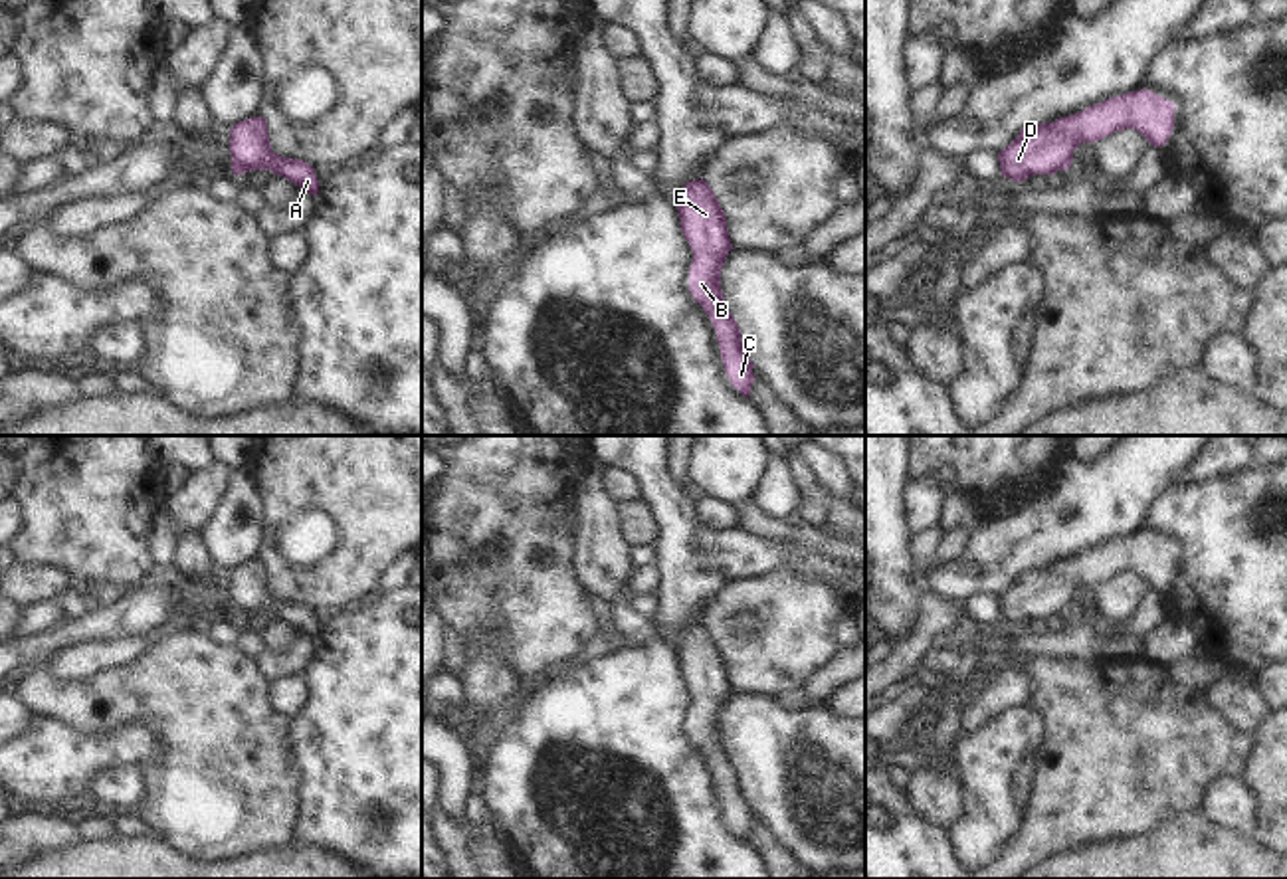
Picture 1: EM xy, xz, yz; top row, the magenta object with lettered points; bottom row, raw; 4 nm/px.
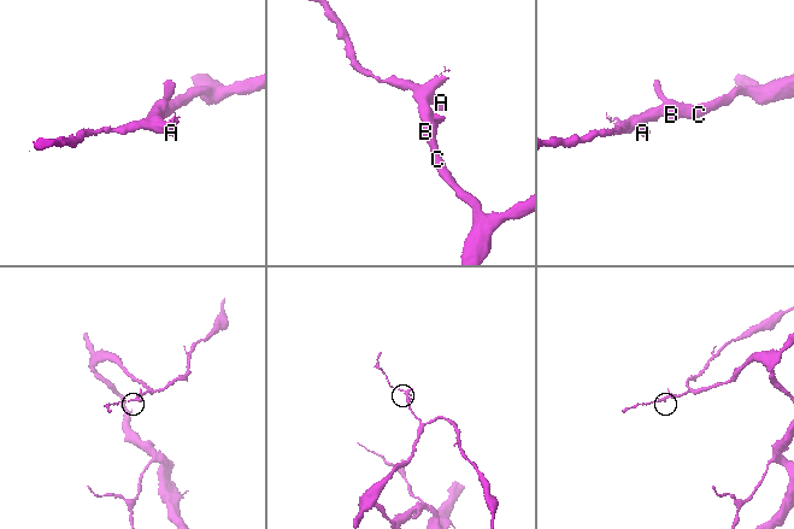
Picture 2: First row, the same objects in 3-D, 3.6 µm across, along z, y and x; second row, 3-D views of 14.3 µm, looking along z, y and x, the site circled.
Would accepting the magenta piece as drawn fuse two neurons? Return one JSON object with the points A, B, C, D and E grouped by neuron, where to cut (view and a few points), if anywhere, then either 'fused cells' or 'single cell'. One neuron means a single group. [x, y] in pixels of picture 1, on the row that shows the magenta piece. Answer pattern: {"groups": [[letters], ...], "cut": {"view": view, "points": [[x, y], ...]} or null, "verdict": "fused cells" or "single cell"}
{"groups": [["A", "B", "C", "D", "E"]], "cut": null, "verdict": "single cell"}

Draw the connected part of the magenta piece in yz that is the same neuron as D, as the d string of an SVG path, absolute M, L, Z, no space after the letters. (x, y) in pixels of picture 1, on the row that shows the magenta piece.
M1131 91L1053 123L1026 127L998 152L1002 176L1022 182L1055 174L1073 162L1081 143L1097 143L1115 131L1135 129L1152 146L1164 146L1174 129L1174 103L1148 91Z

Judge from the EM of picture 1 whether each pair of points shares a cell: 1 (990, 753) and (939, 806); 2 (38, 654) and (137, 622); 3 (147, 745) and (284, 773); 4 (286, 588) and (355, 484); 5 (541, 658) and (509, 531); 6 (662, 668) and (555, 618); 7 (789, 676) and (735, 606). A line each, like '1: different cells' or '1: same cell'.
1: different cells
2: same cell
3: different cells
4: same cell
5: same cell
6: different cells
7: same cell

